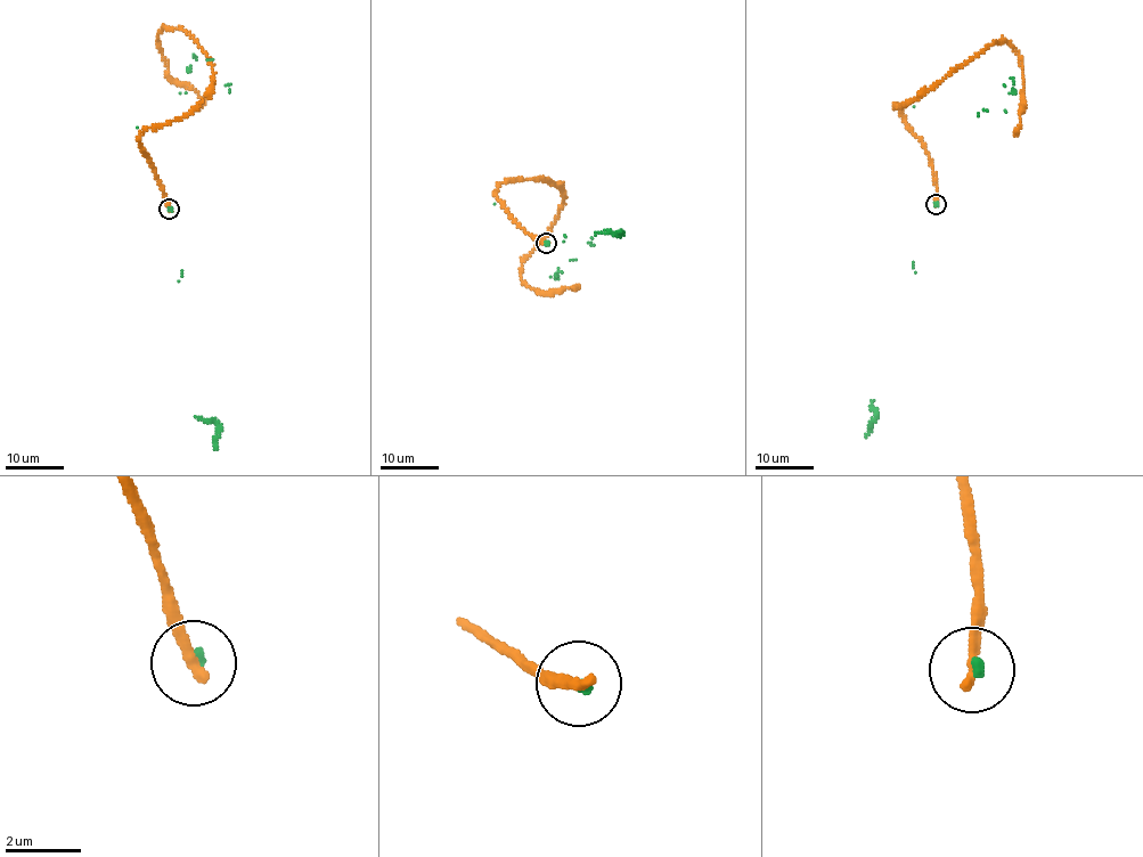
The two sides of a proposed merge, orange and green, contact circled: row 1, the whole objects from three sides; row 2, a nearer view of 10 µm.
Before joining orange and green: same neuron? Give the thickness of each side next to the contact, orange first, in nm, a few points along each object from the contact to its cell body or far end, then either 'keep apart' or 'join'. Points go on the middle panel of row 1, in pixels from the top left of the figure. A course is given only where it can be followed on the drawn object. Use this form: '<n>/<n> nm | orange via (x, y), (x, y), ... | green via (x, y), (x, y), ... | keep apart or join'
320/200 nm | orange via (546, 243), (500, 203), (500, 184), (541, 178), (563, 194), (521, 277), (544, 293), (571, 288) | green via (546, 243), (564, 236), (596, 234), (564, 241) | keep apart

